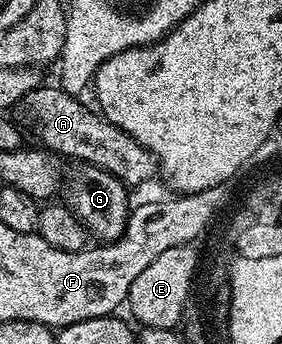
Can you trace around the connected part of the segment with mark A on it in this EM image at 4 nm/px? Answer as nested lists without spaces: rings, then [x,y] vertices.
[[[54,84],[46,85],[29,91],[29,95],[25,95],[21,102],[23,117],[35,128],[39,136],[38,144],[42,148],[51,150],[60,158],[72,157],[75,163],[97,167],[128,187],[143,185],[151,176],[156,176],[155,156],[141,147],[137,139],[106,121],[90,104],[82,105],[76,94],[66,93]]]

